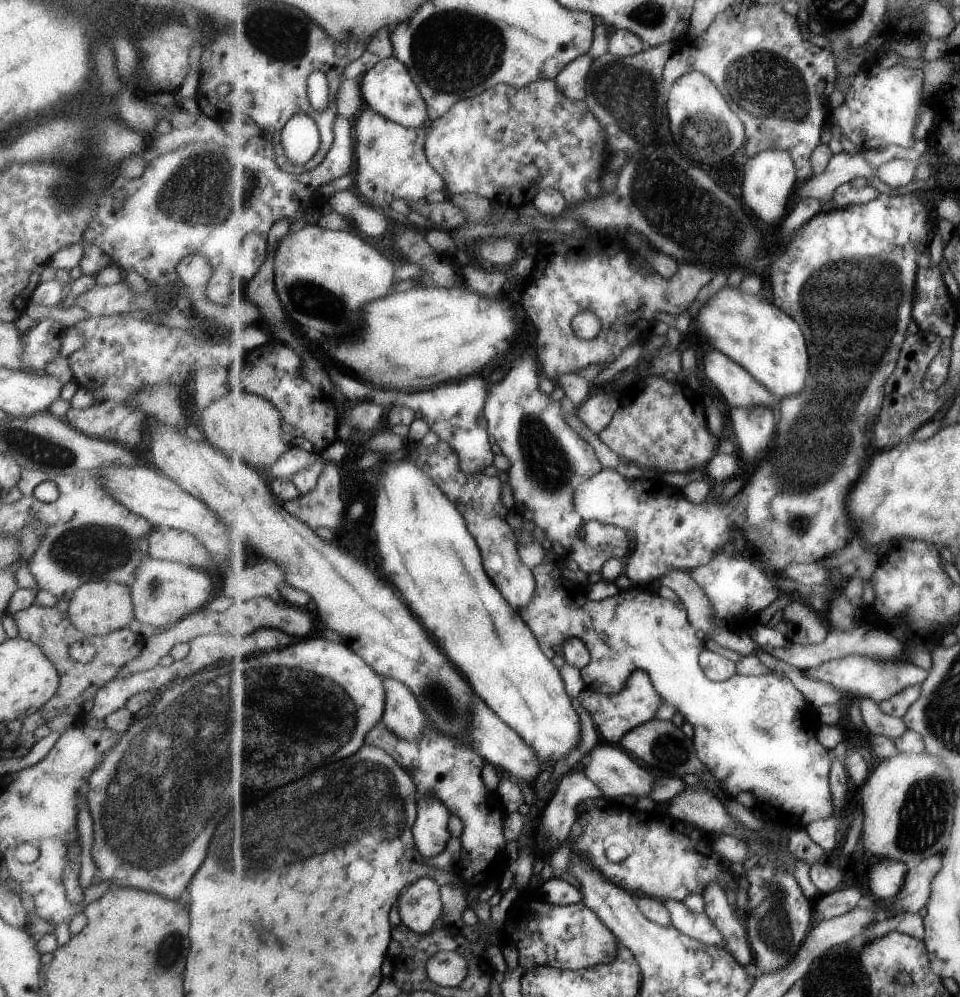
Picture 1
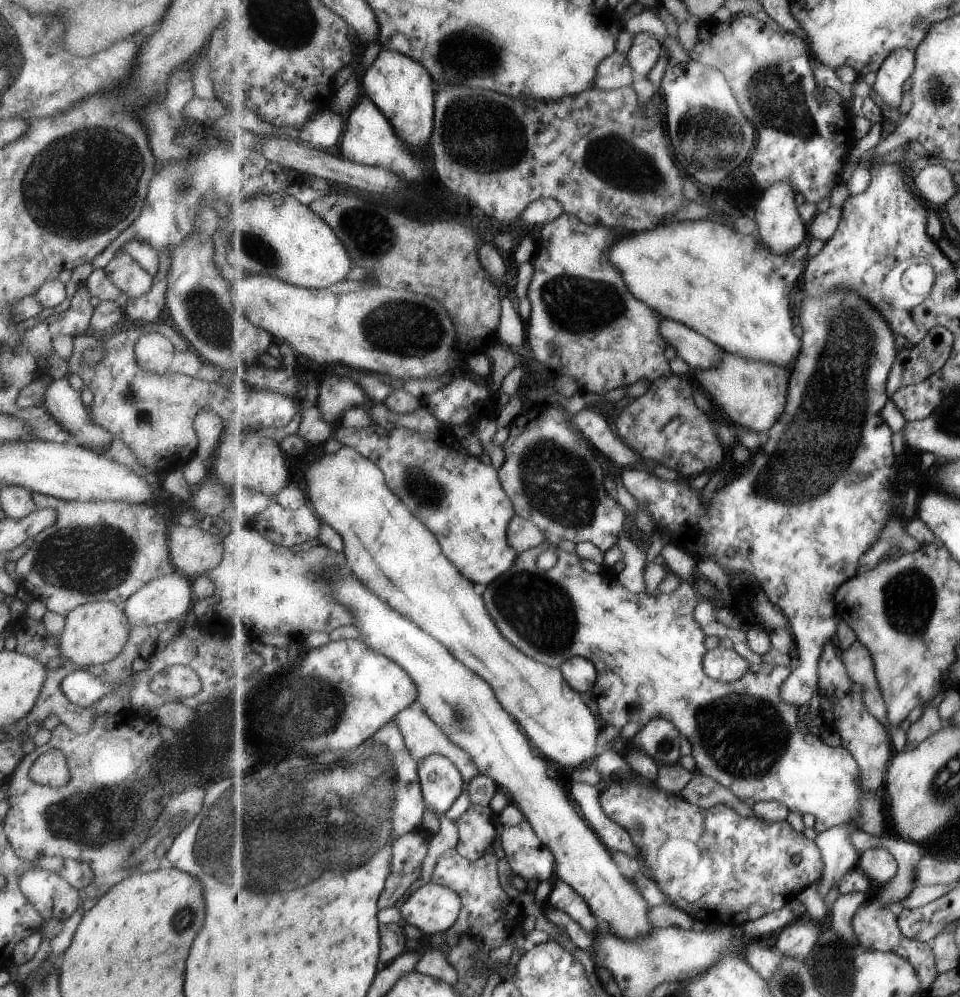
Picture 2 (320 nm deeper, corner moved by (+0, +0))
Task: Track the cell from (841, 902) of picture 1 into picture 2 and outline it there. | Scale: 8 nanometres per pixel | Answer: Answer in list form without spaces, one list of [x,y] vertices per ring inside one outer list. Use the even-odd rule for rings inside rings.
[[[804,915],[798,921],[788,924],[778,936],[776,951],[794,959],[807,958],[813,950],[819,934],[824,928],[814,923],[809,915]]]

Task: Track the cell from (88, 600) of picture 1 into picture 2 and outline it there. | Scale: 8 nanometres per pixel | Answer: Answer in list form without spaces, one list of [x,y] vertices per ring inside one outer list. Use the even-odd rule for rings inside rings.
[[[109,601],[79,605],[64,616],[64,628],[58,636],[58,649],[63,658],[86,669],[113,660],[126,645],[131,629],[120,606]]]

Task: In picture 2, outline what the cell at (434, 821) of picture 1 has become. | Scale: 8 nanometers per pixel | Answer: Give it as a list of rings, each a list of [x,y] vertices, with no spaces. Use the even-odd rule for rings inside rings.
[[[431,755],[418,761],[425,804],[432,812],[449,810],[461,796],[464,778],[459,767],[446,756]]]

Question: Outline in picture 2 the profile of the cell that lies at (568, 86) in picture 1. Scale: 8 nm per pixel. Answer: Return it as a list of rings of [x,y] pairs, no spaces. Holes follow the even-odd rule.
[[[617,50],[598,66],[594,86],[605,90],[618,89],[633,84],[636,79],[628,55]]]

